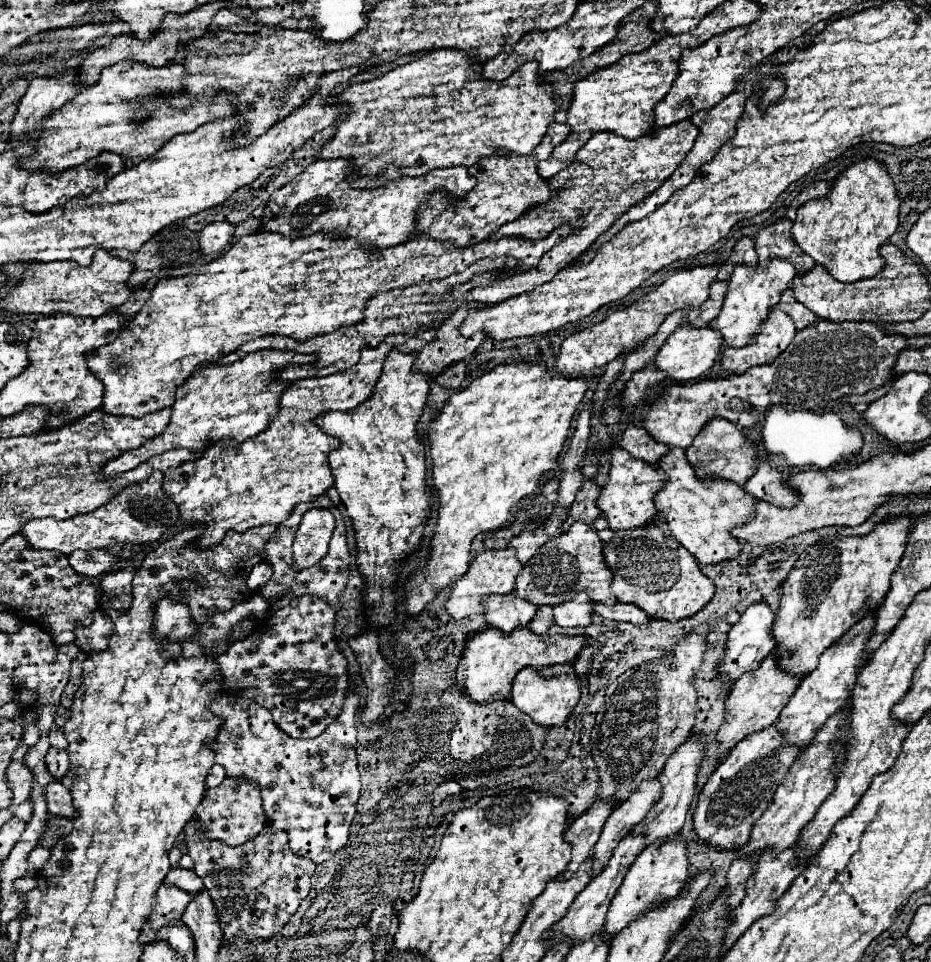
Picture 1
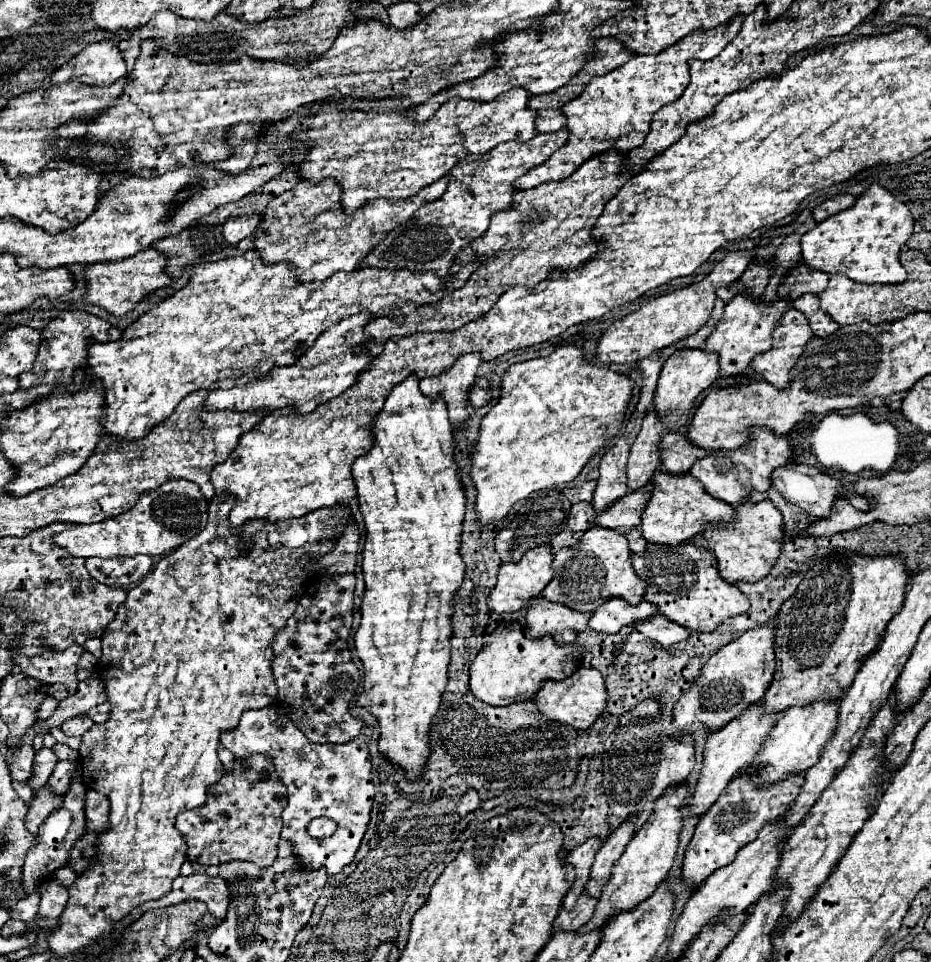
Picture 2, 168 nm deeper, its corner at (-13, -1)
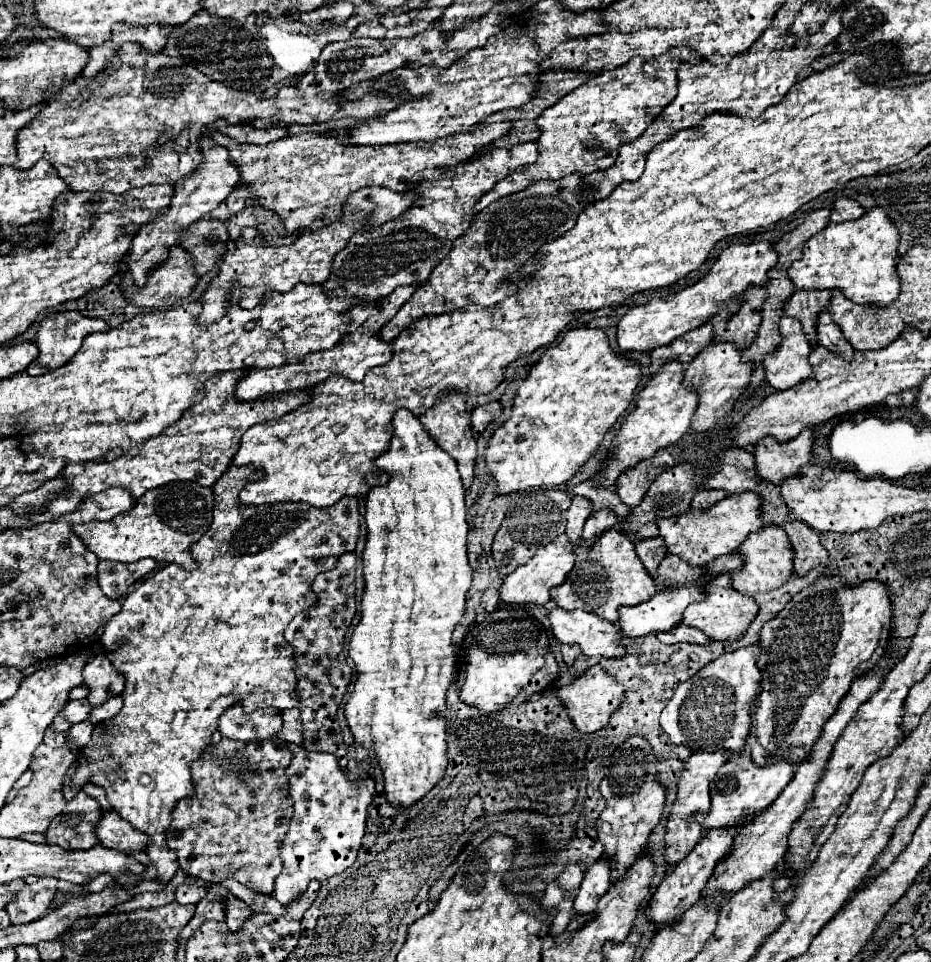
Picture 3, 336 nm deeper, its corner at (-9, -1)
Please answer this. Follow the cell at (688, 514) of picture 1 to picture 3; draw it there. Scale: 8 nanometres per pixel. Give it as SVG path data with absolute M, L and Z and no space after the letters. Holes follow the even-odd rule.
M769 525L769 527L761 529L759 533L753 533L739 547L739 551L745 555L745 567L739 569L739 573L731 573L731 577L733 577L735 589L743 595L755 595L755 593L779 589L793 575L793 557L795 555L793 555L793 547L789 543L789 537L781 527Z

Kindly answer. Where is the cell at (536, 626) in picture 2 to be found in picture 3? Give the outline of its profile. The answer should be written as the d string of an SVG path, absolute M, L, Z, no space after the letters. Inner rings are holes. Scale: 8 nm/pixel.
M553 607L549 611L549 621L555 637L561 643L579 645L581 651L589 657L601 655L617 659L625 655L625 647L621 645L625 635L619 631L619 625L603 621L601 617L595 617L595 613L581 609L563 611Z

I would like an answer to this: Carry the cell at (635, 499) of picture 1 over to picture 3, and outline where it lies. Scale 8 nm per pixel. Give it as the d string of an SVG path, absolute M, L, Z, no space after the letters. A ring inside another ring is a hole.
M747 491L739 495L729 495L711 509L699 513L695 513L695 509L689 509L687 513L683 513L683 517L671 517L659 521L659 535L665 539L669 553L681 557L689 565L705 565L707 561L719 555L739 551L747 535L761 531L763 519L759 511L761 511L761 497L757 493Z

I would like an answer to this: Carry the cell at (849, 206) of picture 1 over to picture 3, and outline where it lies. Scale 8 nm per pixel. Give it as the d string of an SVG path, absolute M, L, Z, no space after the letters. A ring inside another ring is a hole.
M869 209L861 219L827 225L807 245L803 245L803 259L791 263L787 269L795 289L837 289L847 299L859 305L885 307L895 301L899 293L899 277L895 269L899 233L883 209Z

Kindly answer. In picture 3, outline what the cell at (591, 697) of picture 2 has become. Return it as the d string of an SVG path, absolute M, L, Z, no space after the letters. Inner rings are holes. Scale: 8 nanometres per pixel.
M589 667L581 677L561 687L557 691L557 697L565 703L571 721L581 733L595 733L599 729L605 729L613 711L619 709L625 697L625 687L619 681L615 681L611 675L607 675L601 667Z

